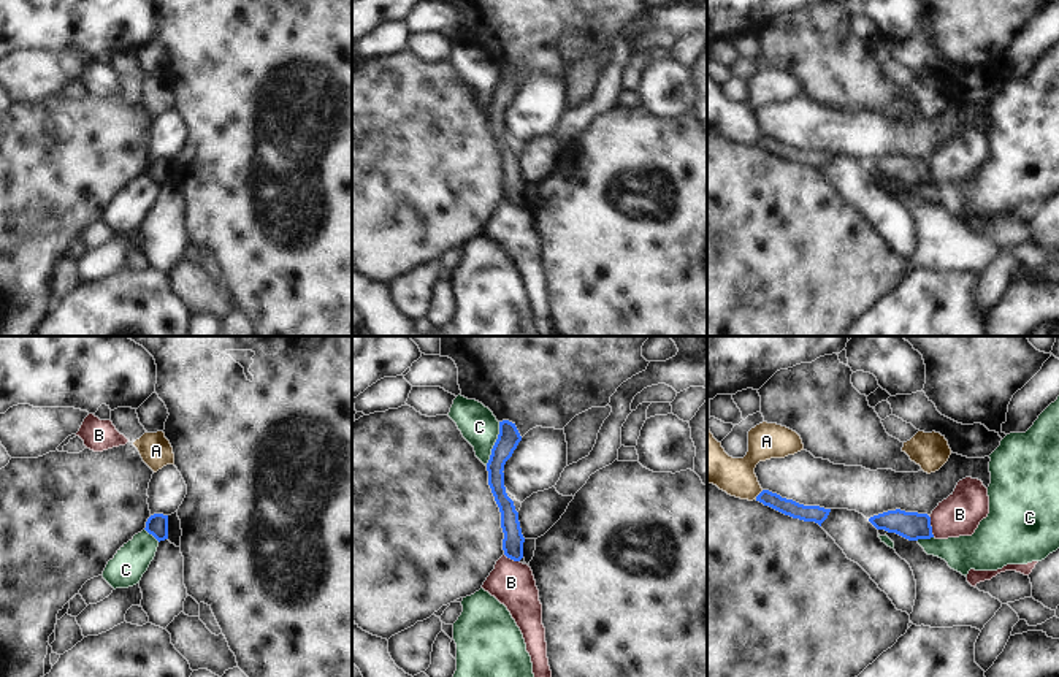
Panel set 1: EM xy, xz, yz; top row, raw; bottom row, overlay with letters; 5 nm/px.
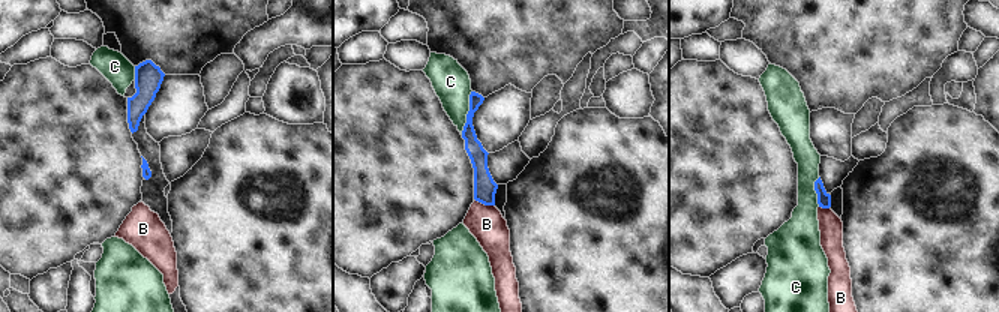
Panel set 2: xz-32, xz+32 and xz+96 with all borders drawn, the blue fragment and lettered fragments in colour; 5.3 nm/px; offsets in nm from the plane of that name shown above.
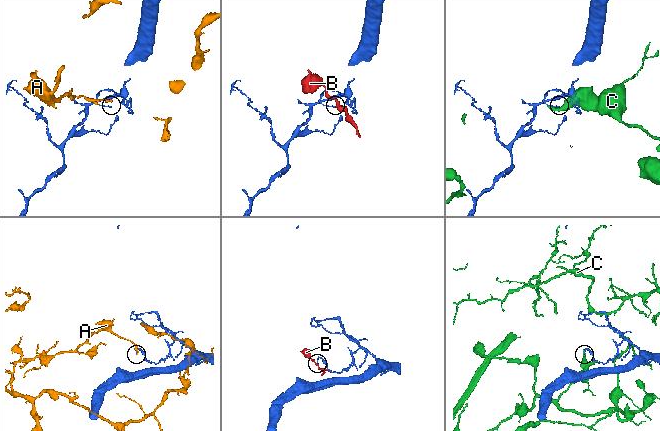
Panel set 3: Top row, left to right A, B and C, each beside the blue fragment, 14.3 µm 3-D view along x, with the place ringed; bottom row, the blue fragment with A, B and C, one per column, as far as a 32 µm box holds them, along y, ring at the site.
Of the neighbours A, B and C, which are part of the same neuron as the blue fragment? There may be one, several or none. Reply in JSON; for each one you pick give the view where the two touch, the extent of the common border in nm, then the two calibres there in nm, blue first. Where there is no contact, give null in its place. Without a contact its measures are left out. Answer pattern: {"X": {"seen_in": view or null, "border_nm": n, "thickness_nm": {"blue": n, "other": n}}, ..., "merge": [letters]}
{"merge": []}

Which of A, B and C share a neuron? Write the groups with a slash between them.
A / B / C

